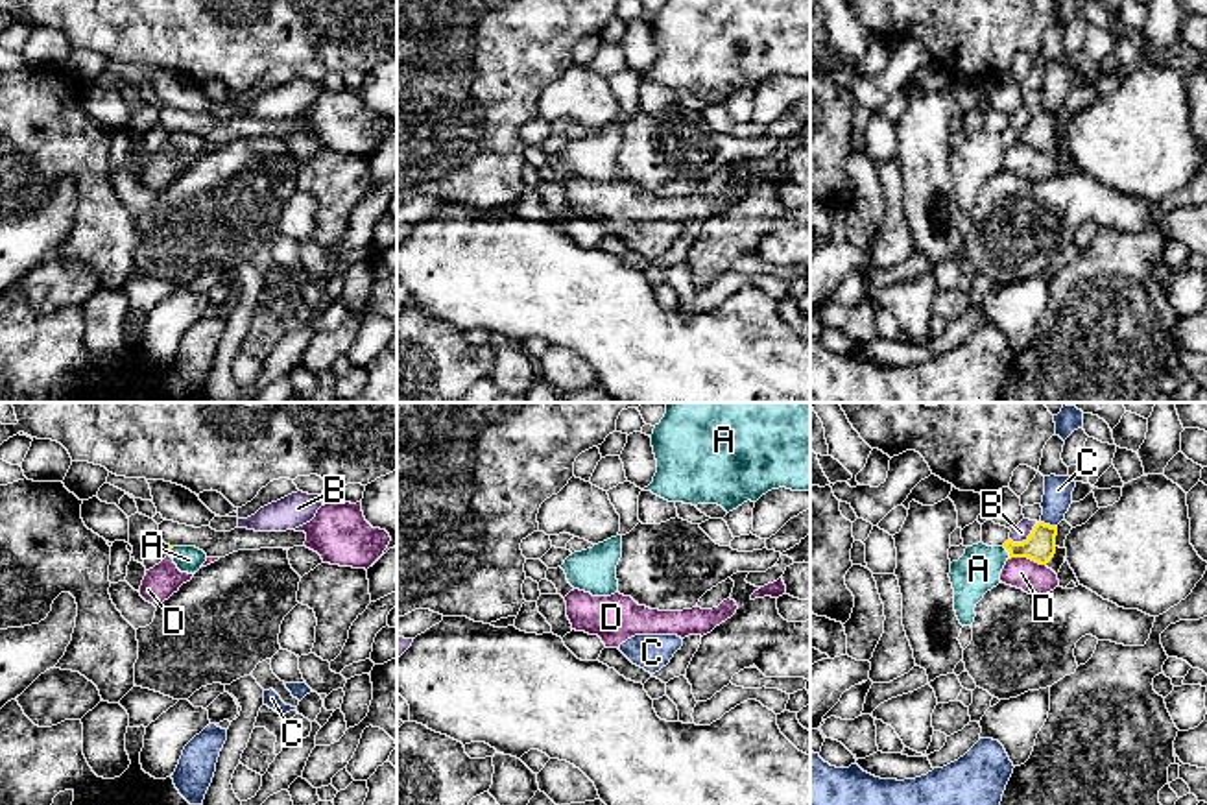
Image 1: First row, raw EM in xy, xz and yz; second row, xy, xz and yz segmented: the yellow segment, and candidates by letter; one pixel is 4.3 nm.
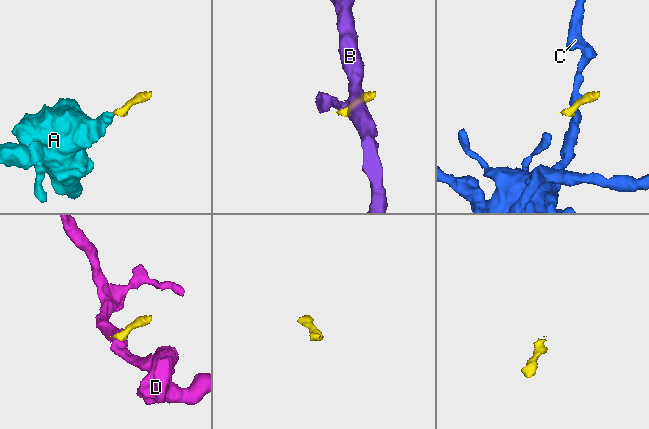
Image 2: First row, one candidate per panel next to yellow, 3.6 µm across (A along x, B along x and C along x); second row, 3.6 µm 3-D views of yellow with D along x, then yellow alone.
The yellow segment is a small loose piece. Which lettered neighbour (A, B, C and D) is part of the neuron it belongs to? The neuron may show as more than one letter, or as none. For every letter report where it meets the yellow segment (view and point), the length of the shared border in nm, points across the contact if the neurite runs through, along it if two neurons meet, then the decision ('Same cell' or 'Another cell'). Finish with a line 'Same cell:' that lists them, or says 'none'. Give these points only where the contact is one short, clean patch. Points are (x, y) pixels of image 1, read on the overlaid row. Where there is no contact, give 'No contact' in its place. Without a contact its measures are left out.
A: Touches yellow at yz (1008, 551). Shared border 70 nm. Path across: yz (1039, 547), (1008, 551), (979, 569). Same cell
B: Touches yellow at yz (1027, 540). Shared border 150 nm. Boundary: yz (1038, 523), (1025, 540), (1010, 540). Another cell
C: Touches yellow at yz (1049, 525). Shared border 80 nm. Boundary: yz (1039, 521), (1056, 527). Another cell
D: Touches yellow at yz (1027, 556). Shared border 170 nm. Boundary: yz (1008, 558), (1030, 558), (1045, 565). Another cell
Same cell: A

